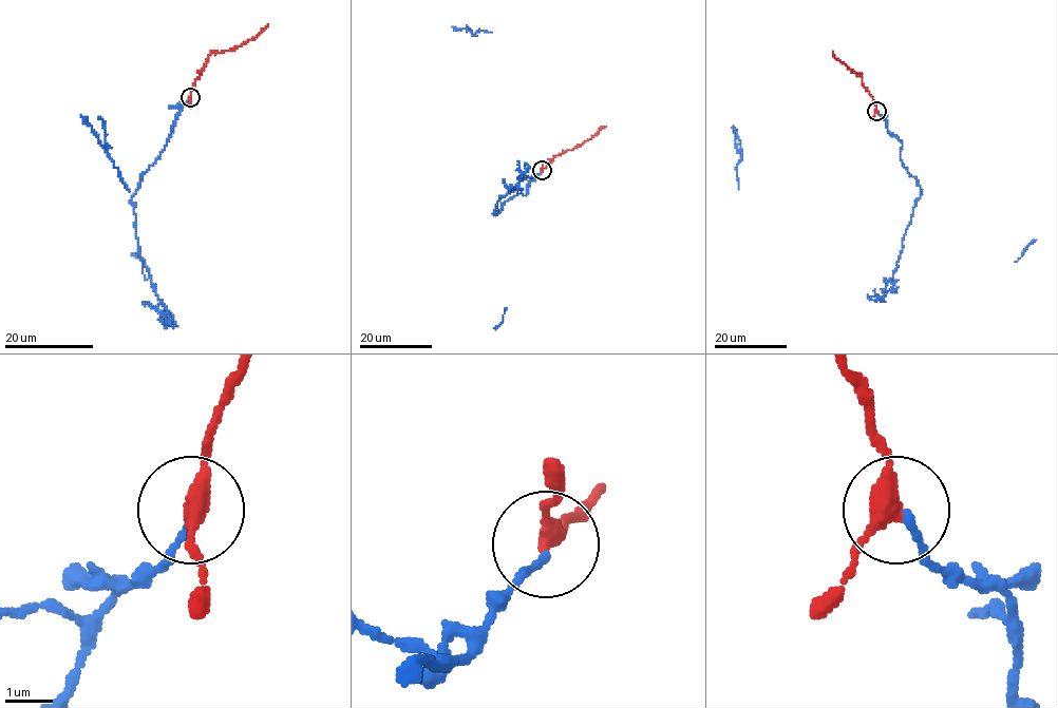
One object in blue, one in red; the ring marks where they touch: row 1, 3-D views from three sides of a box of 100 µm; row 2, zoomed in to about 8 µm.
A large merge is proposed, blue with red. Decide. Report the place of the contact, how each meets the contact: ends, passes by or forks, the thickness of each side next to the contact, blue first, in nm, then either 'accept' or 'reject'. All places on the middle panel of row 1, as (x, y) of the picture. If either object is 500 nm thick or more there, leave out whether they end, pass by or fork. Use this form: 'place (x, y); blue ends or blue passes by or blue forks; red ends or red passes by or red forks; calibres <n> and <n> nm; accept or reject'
place (542, 170); blue ends; red passes by; calibres 130 and 340 nm; accept

